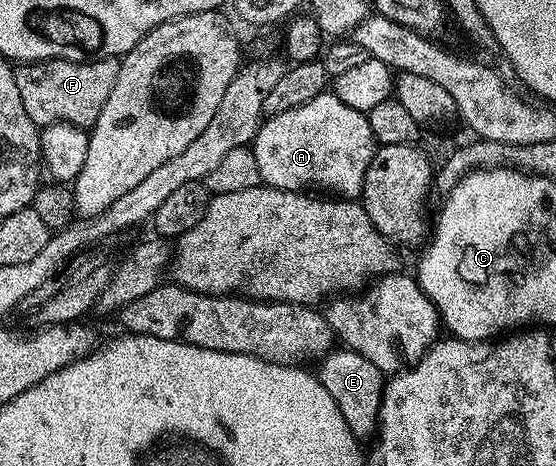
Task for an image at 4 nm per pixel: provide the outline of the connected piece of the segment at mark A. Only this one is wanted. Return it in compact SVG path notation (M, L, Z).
M327 91L308 103L300 103L300 107L292 107L292 111L266 117L258 127L252 148L265 184L295 191L335 189L335 194L343 198L358 199L376 142L369 116L348 107L348 103L340 103L333 91Z

